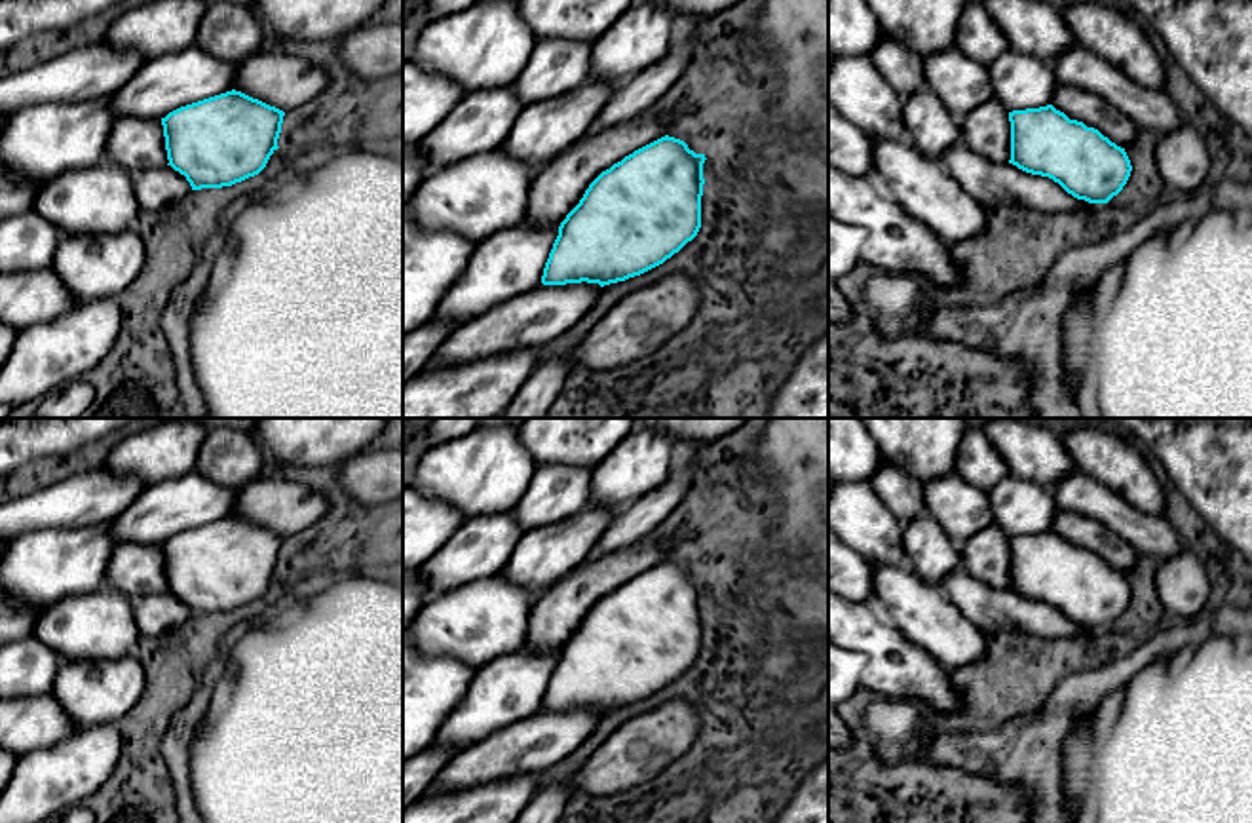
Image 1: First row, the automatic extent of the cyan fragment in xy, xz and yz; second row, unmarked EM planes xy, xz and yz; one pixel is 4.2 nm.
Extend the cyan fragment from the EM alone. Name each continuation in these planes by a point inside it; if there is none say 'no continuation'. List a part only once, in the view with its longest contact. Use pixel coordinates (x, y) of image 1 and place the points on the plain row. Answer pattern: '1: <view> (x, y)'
no continuation

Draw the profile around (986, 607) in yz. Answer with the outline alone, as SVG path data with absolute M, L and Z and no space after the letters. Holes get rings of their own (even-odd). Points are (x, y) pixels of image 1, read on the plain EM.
M963 566L954 568L940 587L980 631L1020 629L1049 641L1085 637L1094 631L1073 623L1049 603L1026 599L1009 587L990 587Z

